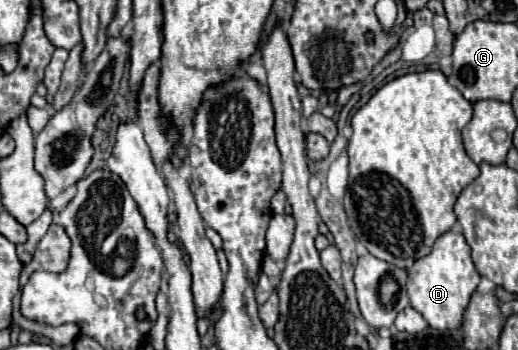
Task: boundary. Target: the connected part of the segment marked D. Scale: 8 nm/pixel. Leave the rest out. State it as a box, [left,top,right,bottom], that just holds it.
[407,232,481,330]

